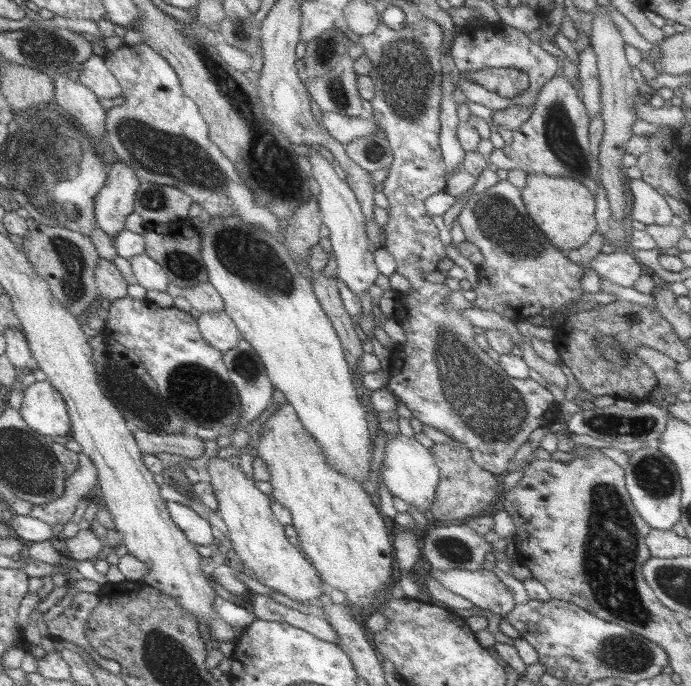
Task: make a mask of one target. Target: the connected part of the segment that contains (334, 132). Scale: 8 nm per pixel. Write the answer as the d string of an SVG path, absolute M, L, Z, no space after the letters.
M326 112L326 114L323 114L323 118L322 126L324 126L328 135L344 146L358 138L375 135L377 130L380 129L374 116L370 120L363 120L362 117L351 118L342 114Z

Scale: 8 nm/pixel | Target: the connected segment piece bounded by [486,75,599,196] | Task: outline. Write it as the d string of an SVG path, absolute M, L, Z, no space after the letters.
M554 75L538 93L530 118L514 134L511 144L494 149L487 156L495 170L522 170L526 174L560 175L574 178L586 186L592 196L598 194L599 163L590 151L589 117L576 87L564 75Z

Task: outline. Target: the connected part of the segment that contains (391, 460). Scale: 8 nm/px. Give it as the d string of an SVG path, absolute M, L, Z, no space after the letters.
M398 435L386 441L386 453L383 458L383 477L386 487L392 496L404 500L408 505L418 508L428 516L429 508L435 501L436 487L439 483L439 468L435 463L431 450L424 447L414 437Z

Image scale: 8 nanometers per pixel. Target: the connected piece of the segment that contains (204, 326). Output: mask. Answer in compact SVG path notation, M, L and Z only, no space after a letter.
M226 309L202 314L199 317L199 327L206 340L225 353L236 348L244 337Z

